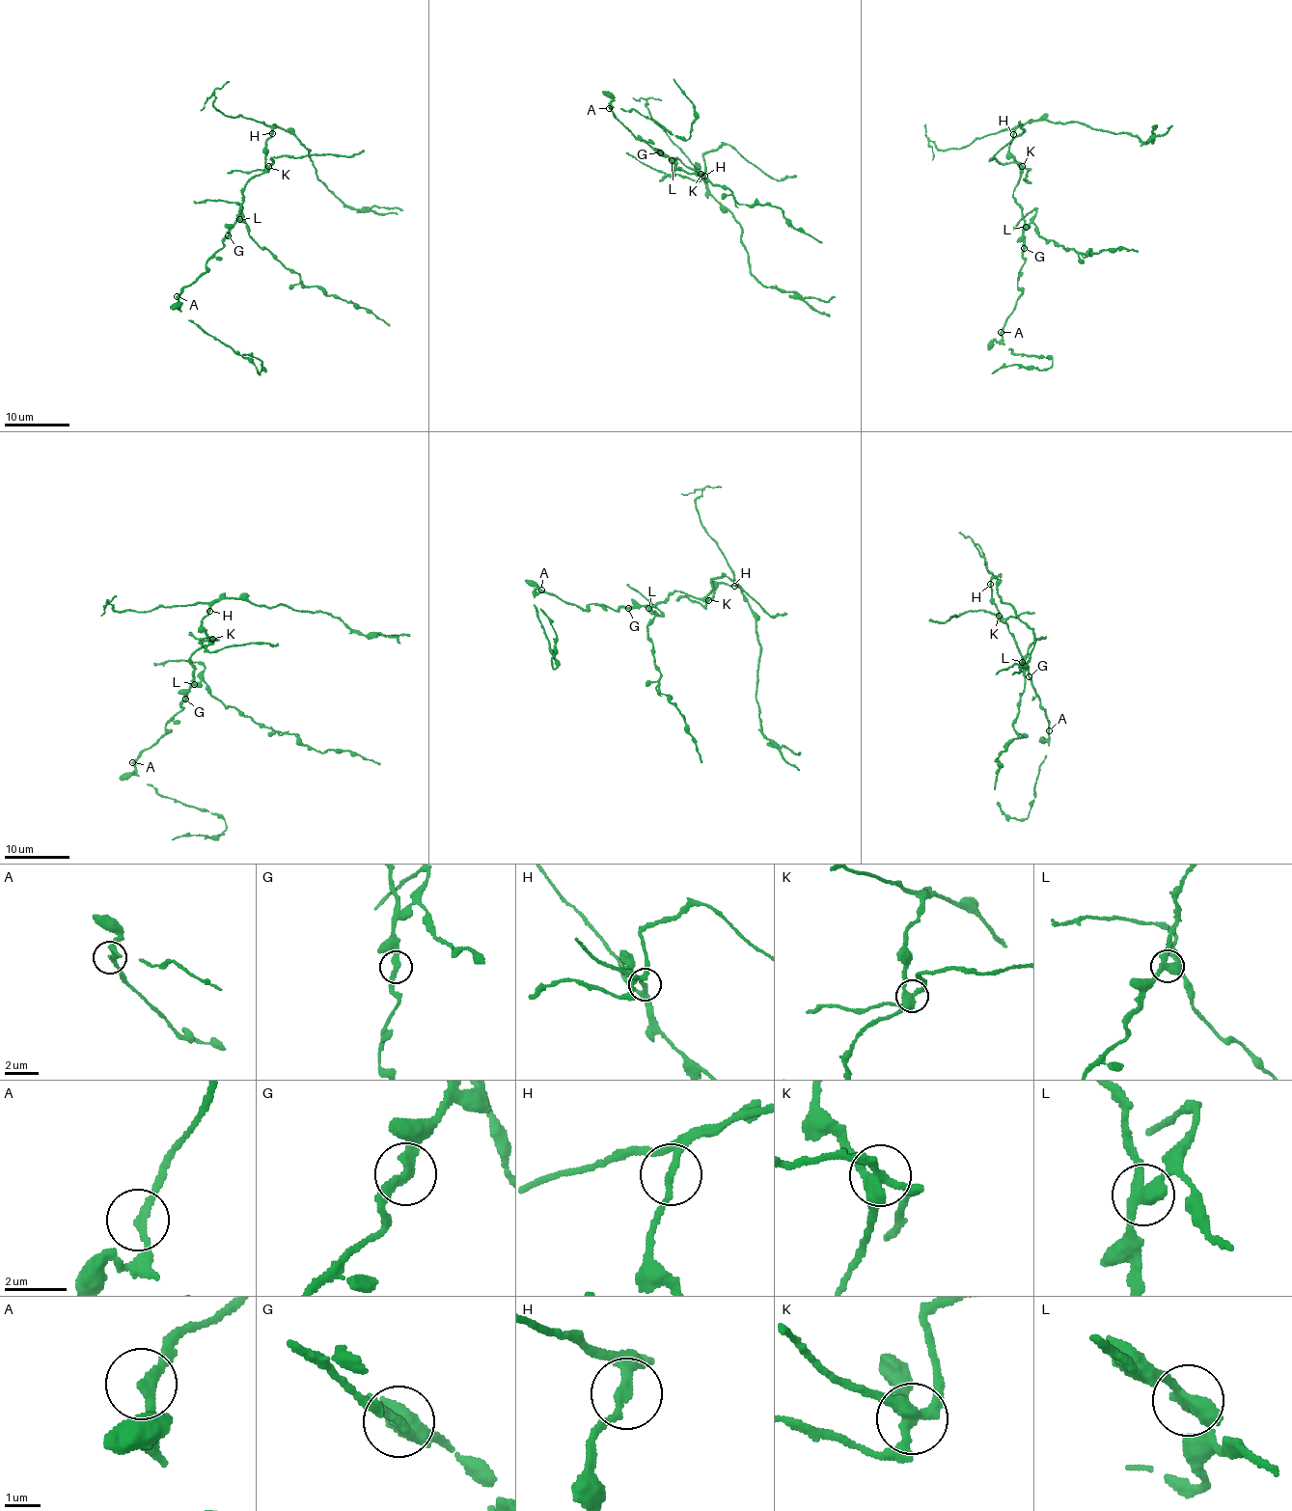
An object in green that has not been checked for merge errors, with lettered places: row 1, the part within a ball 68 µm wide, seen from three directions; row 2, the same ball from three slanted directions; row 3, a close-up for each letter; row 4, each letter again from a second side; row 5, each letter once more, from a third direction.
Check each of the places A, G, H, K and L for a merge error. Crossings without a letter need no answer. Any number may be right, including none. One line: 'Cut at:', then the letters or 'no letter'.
Cut at: H, K, L

